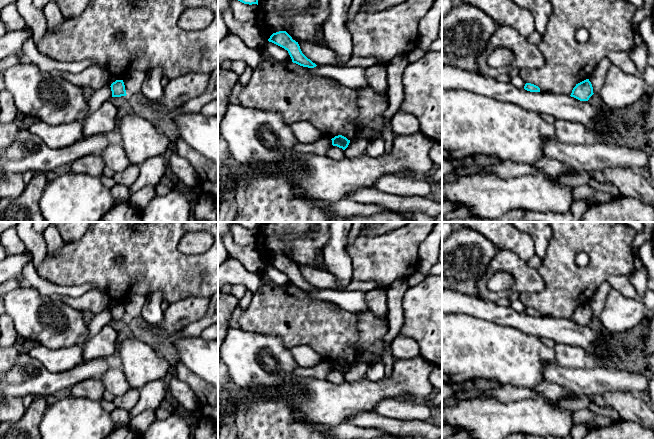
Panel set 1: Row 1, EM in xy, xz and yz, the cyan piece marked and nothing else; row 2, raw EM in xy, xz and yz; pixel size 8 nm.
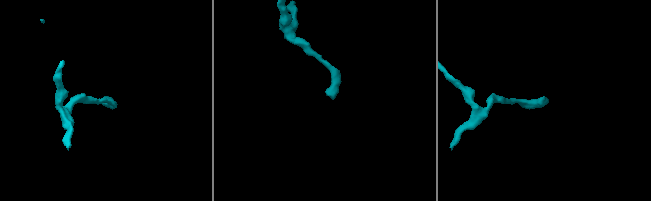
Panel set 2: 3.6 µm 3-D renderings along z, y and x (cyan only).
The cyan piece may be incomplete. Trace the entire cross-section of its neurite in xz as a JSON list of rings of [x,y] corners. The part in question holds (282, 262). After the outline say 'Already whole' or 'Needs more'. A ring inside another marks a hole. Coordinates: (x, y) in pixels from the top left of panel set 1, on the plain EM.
[[[286,255],[273,257],[268,265],[287,274],[293,287],[308,292],[314,292],[317,290],[302,277],[298,266],[293,264]]]. Already whole

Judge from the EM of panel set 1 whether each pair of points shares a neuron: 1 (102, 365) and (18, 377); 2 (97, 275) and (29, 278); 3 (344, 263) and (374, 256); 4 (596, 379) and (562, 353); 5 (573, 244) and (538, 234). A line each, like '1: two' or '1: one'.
1: one
2: two
3: two
4: two
5: two

